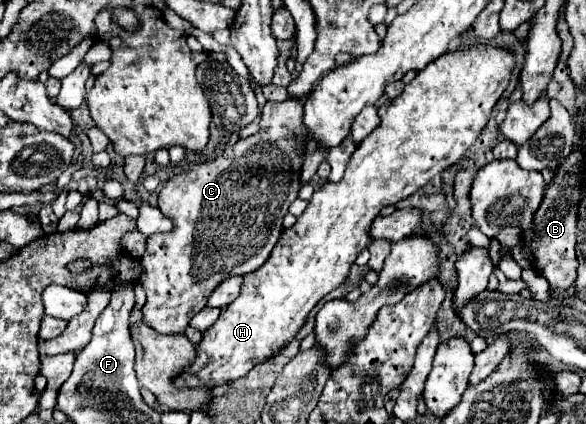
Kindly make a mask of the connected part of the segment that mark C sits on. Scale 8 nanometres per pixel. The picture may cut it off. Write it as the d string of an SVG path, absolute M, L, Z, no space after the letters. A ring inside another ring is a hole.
M294 99L282 103L268 101L256 135L238 139L238 143L226 147L214 161L188 165L164 185L158 197L158 207L170 221L174 221L174 229L164 235L150 235L146 241L146 253L142 255L144 273L140 277L140 285L148 297L142 307L142 321L146 325L164 335L184 333L190 319L206 305L210 293L226 277L246 275L264 265L280 239L282 219L288 213L290 203L298 197L302 157L294 149L304 137L306 127L302 123L302 105Z

